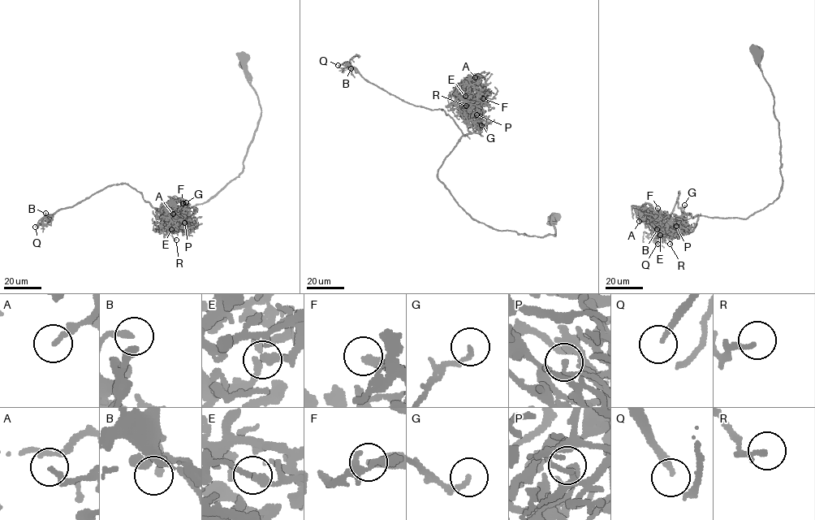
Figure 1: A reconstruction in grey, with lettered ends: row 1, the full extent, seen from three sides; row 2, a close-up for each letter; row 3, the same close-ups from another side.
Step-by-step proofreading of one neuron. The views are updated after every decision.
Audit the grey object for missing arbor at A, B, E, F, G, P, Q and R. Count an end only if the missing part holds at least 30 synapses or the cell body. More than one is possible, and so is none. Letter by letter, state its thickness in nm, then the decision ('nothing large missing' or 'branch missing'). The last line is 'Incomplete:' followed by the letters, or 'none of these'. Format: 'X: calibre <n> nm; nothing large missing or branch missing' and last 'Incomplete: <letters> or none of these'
A: calibre 200 nm; nothing large missing
B: calibre 240 nm; nothing large missing
E: calibre 280 nm; nothing large missing
F: calibre 280 nm; branch missing
G: calibre 160 nm; nothing large missing
P: calibre 170 nm; nothing large missing
Q: calibre 140 nm; branch missing
R: calibre 140 nm; nothing large missing
Incomplete: F, Q

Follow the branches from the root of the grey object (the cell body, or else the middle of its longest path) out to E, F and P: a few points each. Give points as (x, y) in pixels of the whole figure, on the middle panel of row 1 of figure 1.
E: (554, 218), (554, 236), (498, 231), (475, 220), (439, 179), (444, 158), (468, 132), (473, 100), (465, 96)
F: (554, 218), (554, 236), (498, 231), (475, 220), (438, 179), (438, 168), (458, 140), (479, 131), (483, 98)
P: (554, 218), (554, 236), (498, 231), (475, 220), (439, 179), (438, 168), (468, 132), (470, 119), (476, 114)

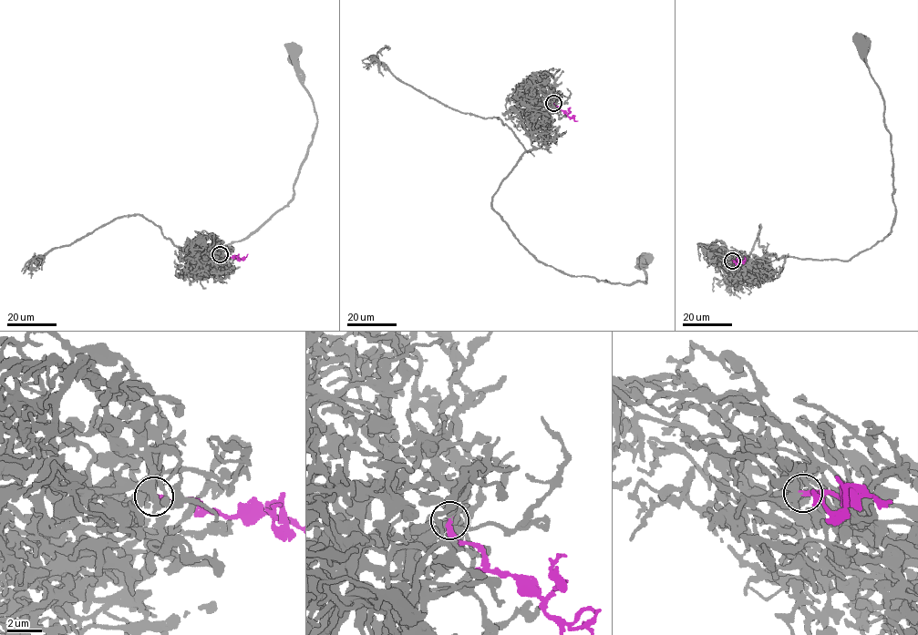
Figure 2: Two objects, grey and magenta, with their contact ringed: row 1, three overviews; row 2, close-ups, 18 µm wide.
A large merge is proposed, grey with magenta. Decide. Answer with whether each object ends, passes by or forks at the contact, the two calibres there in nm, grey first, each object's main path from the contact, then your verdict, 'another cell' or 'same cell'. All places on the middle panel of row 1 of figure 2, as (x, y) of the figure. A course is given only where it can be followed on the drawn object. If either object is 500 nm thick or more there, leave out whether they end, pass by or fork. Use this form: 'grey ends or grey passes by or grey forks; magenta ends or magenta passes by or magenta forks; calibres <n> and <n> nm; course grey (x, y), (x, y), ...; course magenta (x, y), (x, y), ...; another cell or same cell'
grey passes by; magenta ends; calibres 300 and 280 nm; course grey (553, 103), (532, 135), (531, 149), (493, 196), (492, 209), (538, 261), (571, 276), (646, 283), (644, 260); course magenta (553, 103), (577, 121); same cell

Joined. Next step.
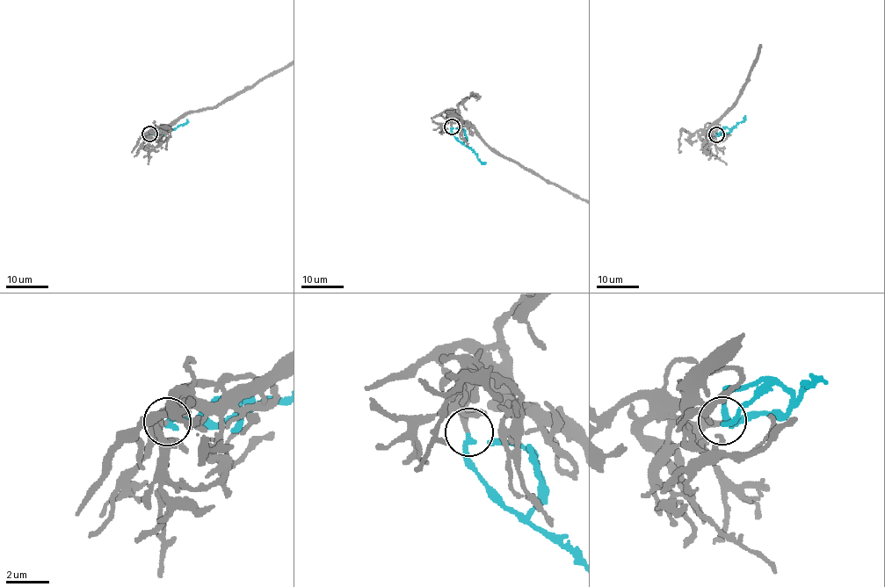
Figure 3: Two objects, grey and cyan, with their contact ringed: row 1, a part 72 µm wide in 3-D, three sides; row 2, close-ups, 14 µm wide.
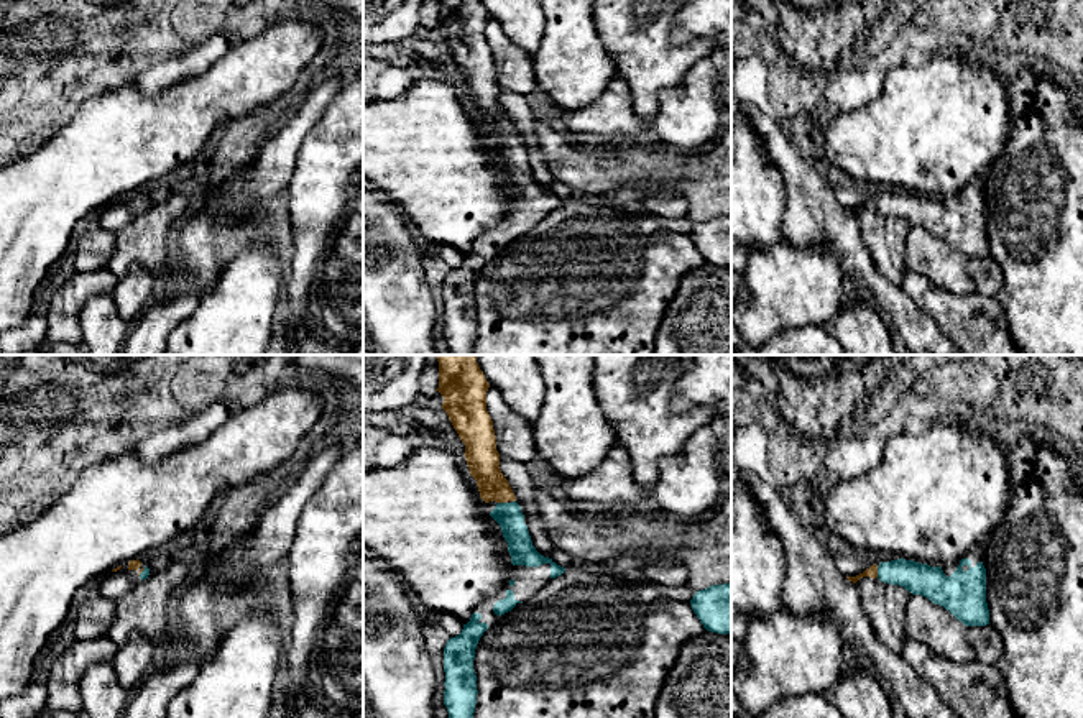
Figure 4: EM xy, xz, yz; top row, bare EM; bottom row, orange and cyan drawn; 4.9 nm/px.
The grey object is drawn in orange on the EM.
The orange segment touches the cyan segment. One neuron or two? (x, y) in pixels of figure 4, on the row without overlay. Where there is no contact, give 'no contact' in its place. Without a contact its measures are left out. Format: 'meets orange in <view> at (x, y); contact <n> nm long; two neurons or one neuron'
meets orange in yz at (876, 204); contact 60 nm long; one neuron

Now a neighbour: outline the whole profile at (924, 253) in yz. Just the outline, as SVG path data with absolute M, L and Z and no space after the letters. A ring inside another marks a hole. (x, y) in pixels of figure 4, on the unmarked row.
M912 227L904 240L904 266L952 294L968 296L975 292L965 256L948 242L922 227Z

